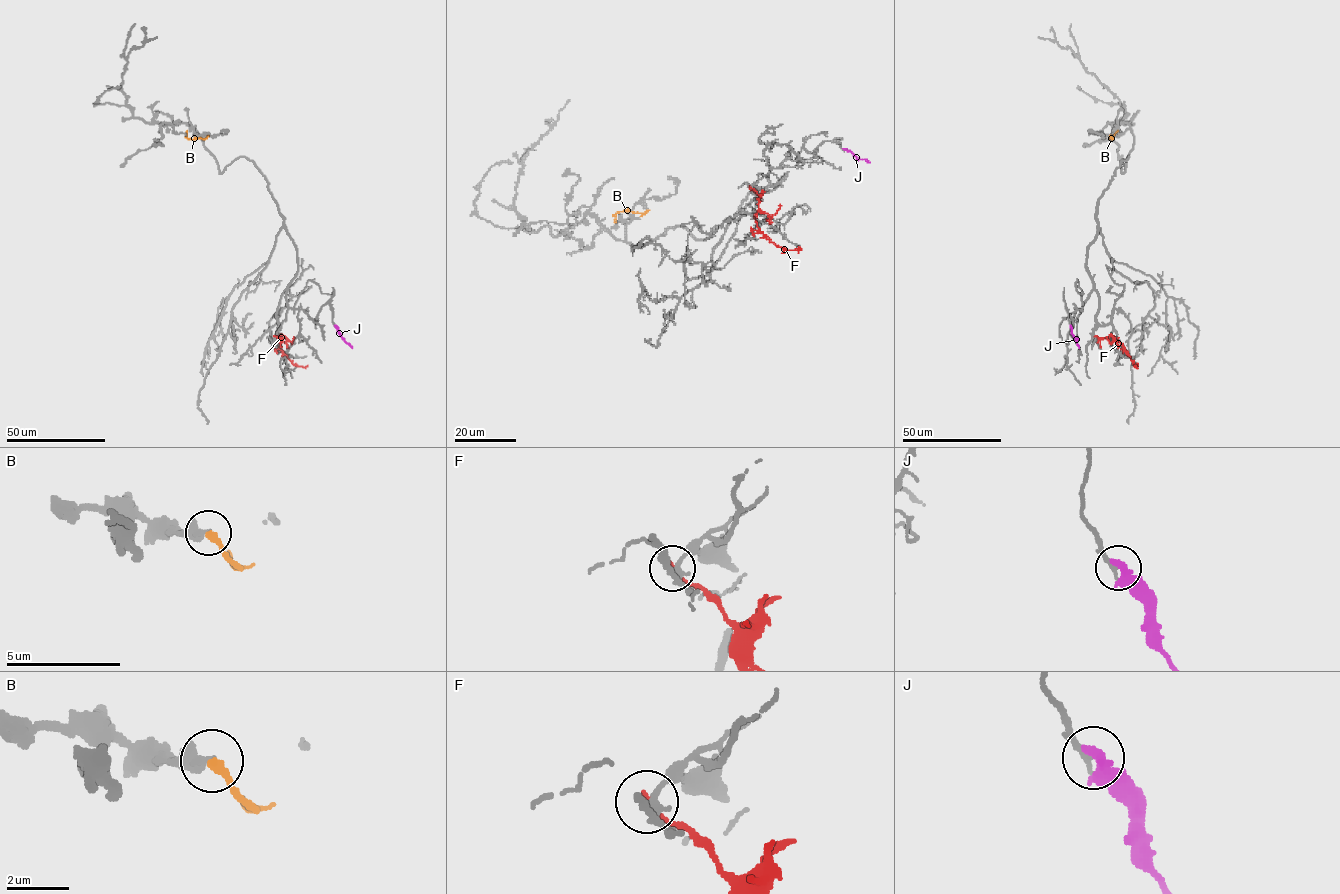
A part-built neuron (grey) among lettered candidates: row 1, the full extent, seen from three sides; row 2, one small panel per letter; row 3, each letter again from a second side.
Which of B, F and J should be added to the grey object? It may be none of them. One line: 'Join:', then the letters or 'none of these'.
Join: none of these

